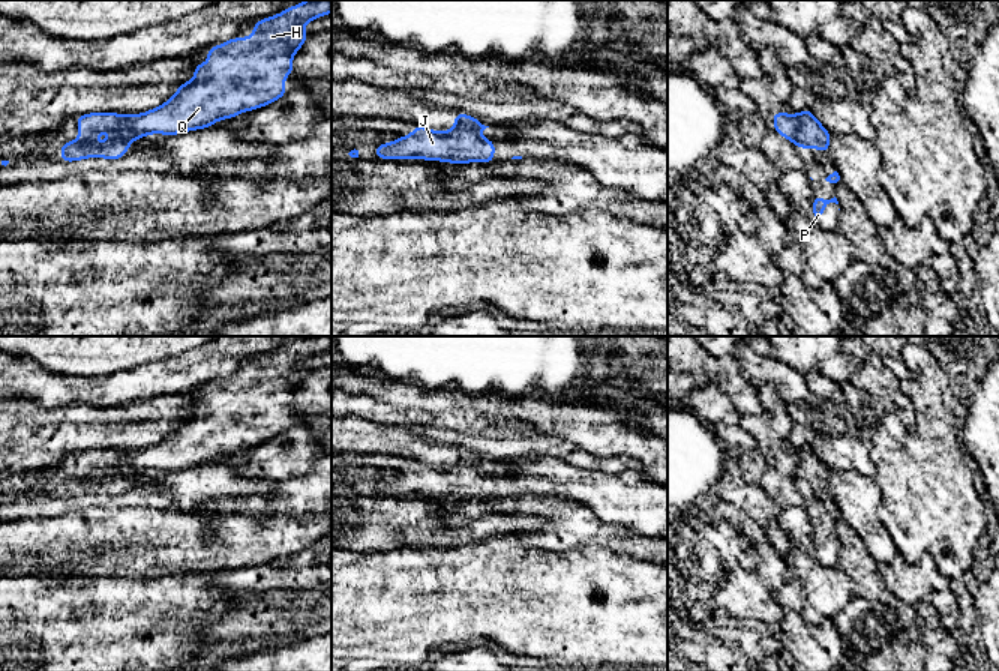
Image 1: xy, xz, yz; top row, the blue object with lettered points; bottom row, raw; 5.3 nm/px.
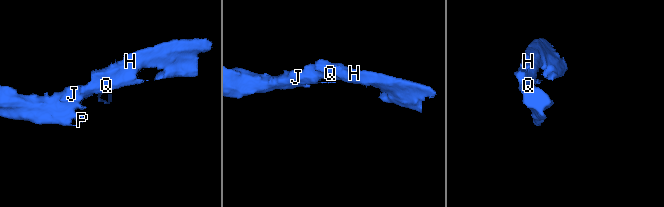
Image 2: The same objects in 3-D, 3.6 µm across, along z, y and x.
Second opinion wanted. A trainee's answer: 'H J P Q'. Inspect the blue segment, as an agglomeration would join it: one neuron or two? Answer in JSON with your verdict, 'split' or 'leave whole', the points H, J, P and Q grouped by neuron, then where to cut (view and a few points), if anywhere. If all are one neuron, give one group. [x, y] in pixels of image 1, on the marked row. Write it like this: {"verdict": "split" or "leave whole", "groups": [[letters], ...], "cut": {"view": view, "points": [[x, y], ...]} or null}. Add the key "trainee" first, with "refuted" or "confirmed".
{"trainee": "refuted", "verdict": "split", "groups": [["H", "Q"], ["J", "P"]], "cut": {"view": "xy", "points": [[122, 116], [122, 129], [140, 137]]}}

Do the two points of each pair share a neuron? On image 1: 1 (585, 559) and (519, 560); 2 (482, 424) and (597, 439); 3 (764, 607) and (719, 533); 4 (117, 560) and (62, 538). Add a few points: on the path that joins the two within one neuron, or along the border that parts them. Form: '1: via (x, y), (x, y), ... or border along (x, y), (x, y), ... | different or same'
1: via (569, 562), (536, 562) | same
2: border along (518, 418), (530, 422), (543, 434) | different
3: via (746, 589), (740, 583), (734, 551) | same
4: via (104, 547), (95, 538), (75, 538) | same

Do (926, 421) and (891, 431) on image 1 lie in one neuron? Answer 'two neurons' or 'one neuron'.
one neuron

